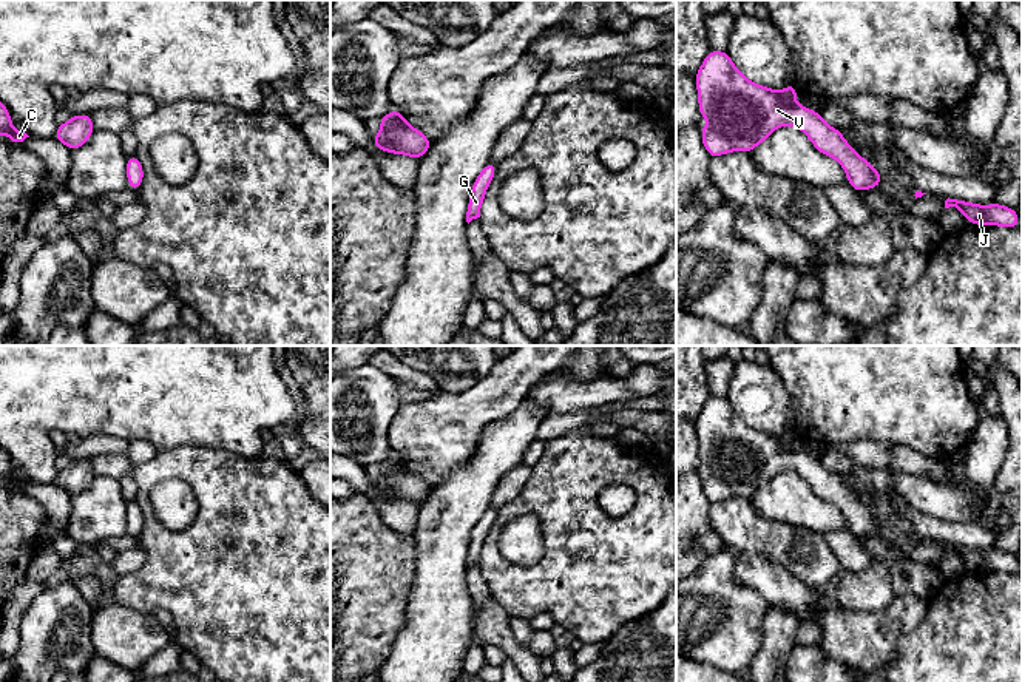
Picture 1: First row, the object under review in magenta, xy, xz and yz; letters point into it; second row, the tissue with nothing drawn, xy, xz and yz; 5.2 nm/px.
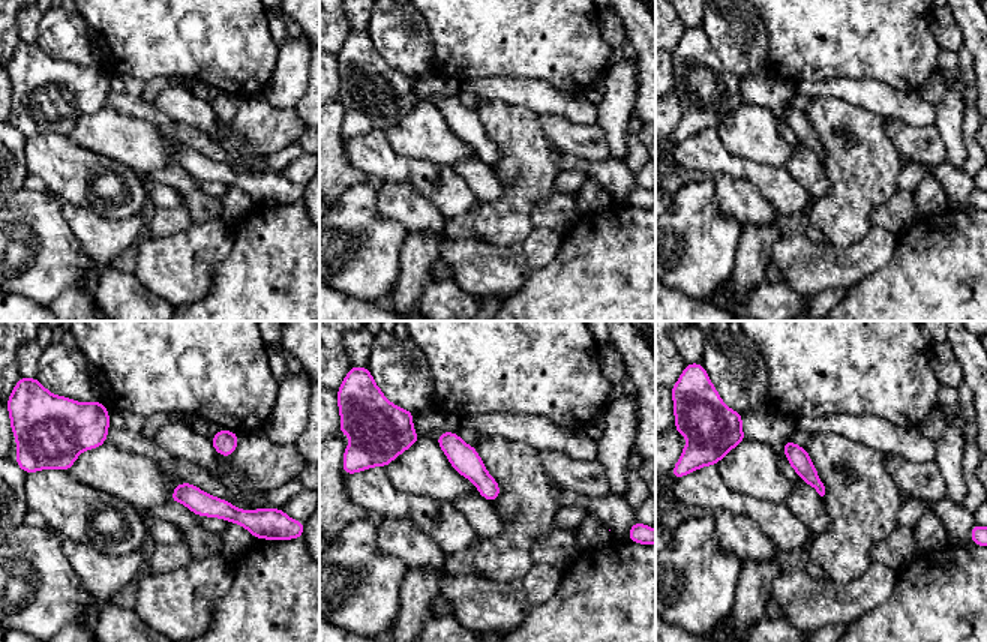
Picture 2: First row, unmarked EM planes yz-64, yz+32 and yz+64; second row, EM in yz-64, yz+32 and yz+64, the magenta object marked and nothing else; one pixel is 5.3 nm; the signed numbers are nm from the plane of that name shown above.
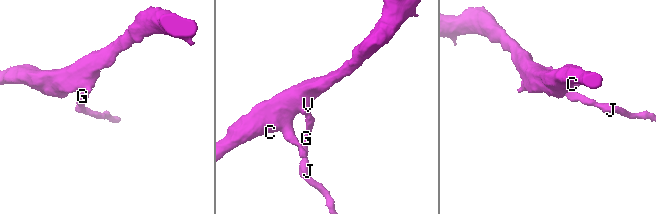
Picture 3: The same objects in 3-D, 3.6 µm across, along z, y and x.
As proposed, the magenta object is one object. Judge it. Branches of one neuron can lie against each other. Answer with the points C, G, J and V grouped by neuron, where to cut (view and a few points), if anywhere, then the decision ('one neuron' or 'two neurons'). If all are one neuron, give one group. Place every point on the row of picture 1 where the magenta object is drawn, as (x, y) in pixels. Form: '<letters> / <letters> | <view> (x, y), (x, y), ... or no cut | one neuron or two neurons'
C G J V | no cut | one neuron

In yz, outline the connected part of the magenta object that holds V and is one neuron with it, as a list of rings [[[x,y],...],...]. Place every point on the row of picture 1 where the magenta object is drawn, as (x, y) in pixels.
[[[716,49],[706,56],[695,82],[699,117],[710,119],[701,128],[710,157],[730,151],[750,153],[778,127],[795,125],[821,154],[840,162],[855,191],[880,185],[883,176],[848,143],[838,128],[829,127],[818,111],[795,102],[795,83],[781,91],[753,83],[732,63],[727,51]]]

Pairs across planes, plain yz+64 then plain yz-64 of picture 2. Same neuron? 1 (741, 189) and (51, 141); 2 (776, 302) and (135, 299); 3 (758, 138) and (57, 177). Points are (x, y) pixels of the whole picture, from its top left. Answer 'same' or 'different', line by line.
1: different
2: same
3: different

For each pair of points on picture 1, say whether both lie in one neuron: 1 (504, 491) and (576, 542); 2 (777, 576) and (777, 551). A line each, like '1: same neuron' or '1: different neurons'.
1: different neurons
2: different neurons

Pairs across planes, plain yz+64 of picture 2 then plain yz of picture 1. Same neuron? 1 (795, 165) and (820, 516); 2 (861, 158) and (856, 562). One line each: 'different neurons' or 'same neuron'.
1: different neurons
2: different neurons

